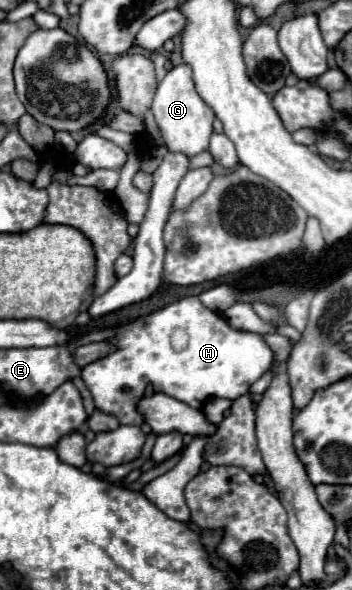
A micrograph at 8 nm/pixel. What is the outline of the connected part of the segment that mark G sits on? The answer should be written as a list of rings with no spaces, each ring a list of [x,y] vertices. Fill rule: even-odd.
[[[182,63],[166,73],[166,77],[160,81],[158,91],[154,95],[152,113],[156,117],[156,123],[162,131],[162,139],[168,151],[182,151],[184,155],[198,155],[200,151],[208,149],[208,141],[212,135],[212,121],[214,111],[206,101],[196,93],[190,65]]]

